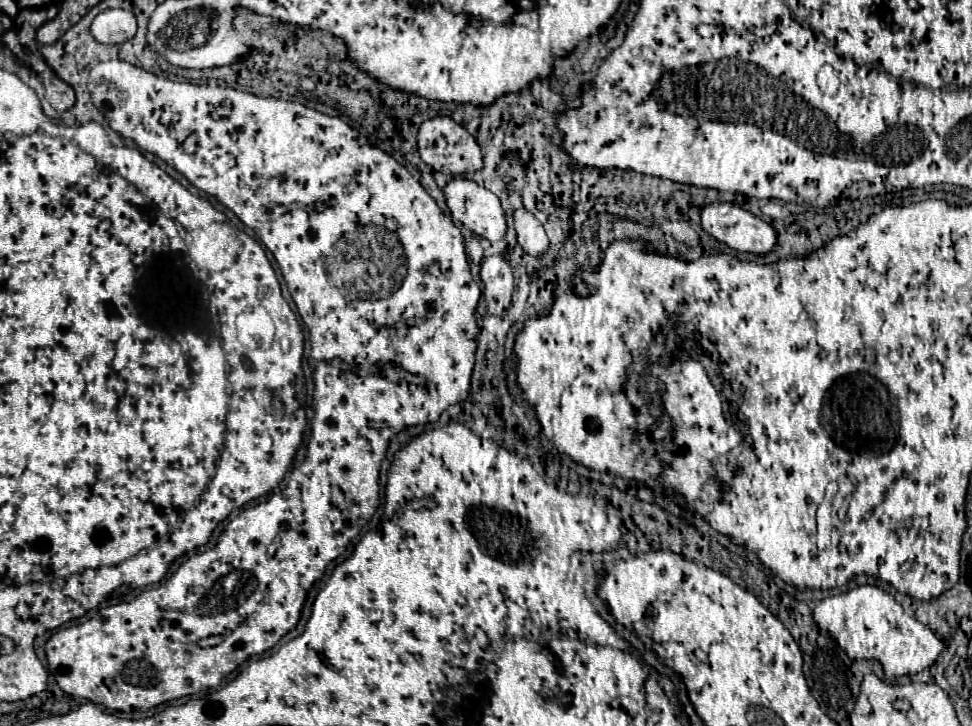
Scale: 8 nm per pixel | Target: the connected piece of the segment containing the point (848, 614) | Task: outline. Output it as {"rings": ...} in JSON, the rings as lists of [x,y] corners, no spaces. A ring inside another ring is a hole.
{"rings":[[[863,584],[863,586],[857,586],[849,592],[835,594],[835,596],[829,596],[829,598],[821,600],[813,608],[813,618],[815,618],[815,624],[817,624],[819,632],[837,640],[837,644],[847,652],[847,656],[851,660],[877,660],[883,666],[885,678],[917,674],[917,672],[929,668],[937,660],[941,650],[945,648],[941,638],[937,634],[933,634],[927,626],[917,622],[915,618],[907,616],[889,592],[885,592],[881,588],[875,588],[875,586],[869,586],[869,584]]]}

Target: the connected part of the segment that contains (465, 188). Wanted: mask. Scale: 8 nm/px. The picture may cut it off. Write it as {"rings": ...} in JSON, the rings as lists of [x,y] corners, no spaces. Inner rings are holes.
{"rings":[[[453,178],[451,182],[447,182],[443,194],[445,194],[445,202],[451,210],[453,220],[461,222],[473,234],[487,238],[491,242],[497,242],[505,236],[505,232],[507,232],[505,212],[503,212],[499,198],[491,190],[487,190],[485,186],[479,186],[473,180],[467,180],[467,178]]]}

